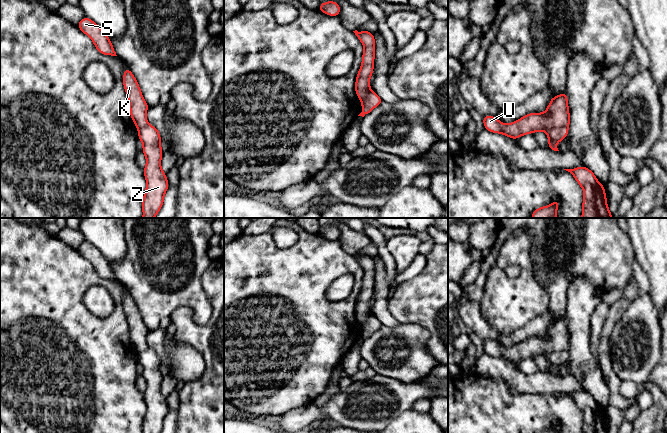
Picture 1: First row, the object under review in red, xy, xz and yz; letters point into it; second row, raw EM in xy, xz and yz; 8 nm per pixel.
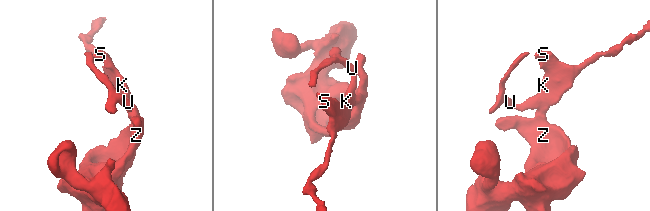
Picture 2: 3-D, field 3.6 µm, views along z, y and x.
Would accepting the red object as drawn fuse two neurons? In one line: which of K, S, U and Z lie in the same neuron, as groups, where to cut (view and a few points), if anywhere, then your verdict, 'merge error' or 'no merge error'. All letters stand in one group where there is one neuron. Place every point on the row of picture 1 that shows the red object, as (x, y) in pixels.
K S U / Z | yz (567, 126), (553, 126), (545, 131) | merge error

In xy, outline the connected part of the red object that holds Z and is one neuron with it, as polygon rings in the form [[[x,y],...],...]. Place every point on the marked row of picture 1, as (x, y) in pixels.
[[[146,124],[138,129],[138,138],[143,143],[142,151],[146,157],[144,176],[146,190],[142,200],[142,218],[154,218],[164,202],[164,195],[169,187],[166,174],[161,169],[161,137],[156,127]]]

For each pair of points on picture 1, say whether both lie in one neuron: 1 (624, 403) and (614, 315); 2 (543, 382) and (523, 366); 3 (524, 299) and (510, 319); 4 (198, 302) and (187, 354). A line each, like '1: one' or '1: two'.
1: one
2: two
3: one
4: two

